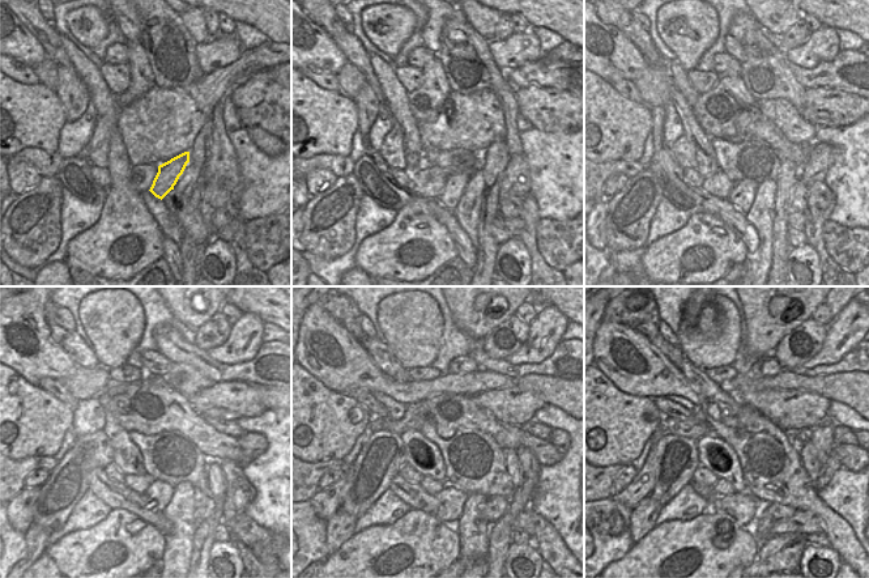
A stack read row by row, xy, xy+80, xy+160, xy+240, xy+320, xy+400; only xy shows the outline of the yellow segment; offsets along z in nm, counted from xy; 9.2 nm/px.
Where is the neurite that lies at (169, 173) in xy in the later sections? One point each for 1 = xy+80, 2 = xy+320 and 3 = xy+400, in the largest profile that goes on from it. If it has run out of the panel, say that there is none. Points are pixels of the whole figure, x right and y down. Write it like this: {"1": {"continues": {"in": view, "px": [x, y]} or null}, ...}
{"1": {"continues": {"in": "xy+80", "px": [455, 186]}}, "2": {"continues": {"in": "xy+320", "px": [451, 500]}}, "3": {"continues": {"in": "xy+400", "px": [742, 506]}}}

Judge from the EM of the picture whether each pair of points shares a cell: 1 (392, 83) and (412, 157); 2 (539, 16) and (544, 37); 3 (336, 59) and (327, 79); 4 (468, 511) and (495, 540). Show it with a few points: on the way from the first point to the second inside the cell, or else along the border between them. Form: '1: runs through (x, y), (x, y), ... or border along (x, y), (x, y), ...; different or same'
1: border along (407, 151), (418, 153); different
2: border along (529, 28), (545, 26), (557, 32), (565, 39); different
3: border along (305, 66), (315, 66), (335, 75); different
4: border along (491, 525), (488, 532), (485, 564); different

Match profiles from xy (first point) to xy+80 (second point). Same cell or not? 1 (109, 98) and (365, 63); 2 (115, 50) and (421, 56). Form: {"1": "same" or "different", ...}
{"1": "different", "2": "same"}

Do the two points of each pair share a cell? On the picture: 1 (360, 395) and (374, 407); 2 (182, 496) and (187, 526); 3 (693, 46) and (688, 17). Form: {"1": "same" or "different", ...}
{"1": "same", "2": "same", "3": "same"}

